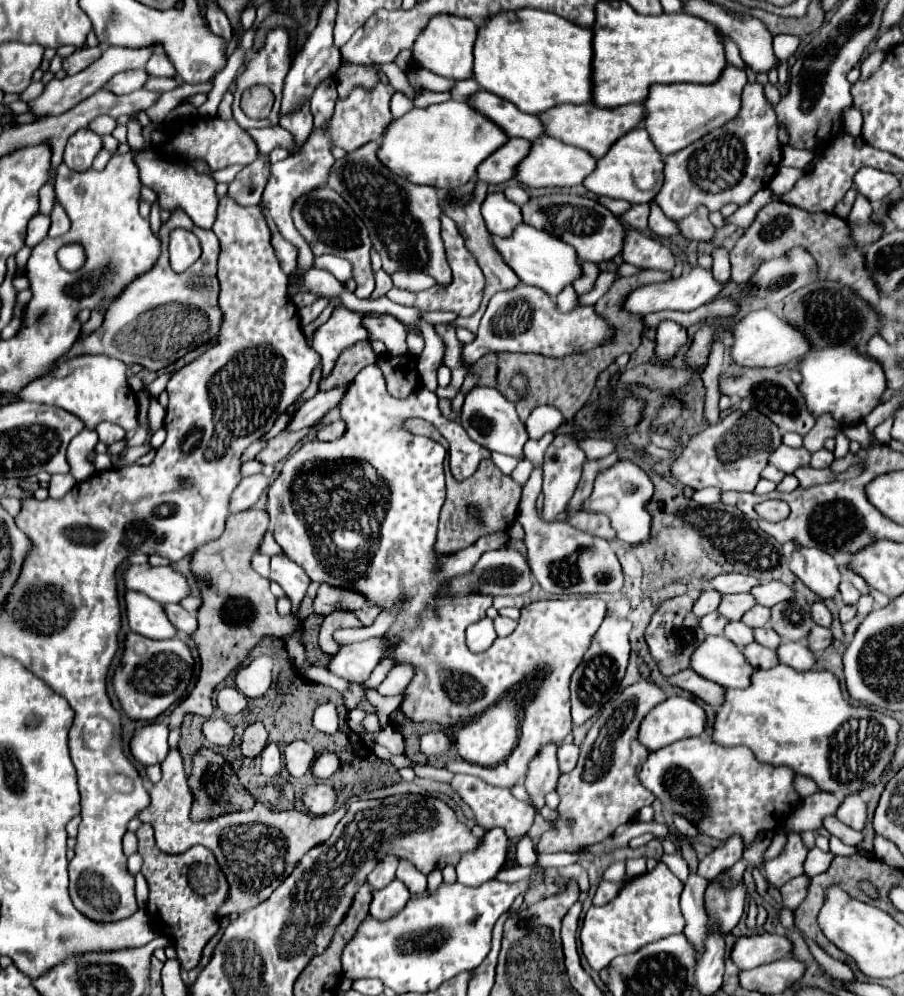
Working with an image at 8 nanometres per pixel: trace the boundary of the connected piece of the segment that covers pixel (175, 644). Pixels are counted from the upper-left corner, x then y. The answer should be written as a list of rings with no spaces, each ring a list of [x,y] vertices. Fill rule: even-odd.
[[[132,631],[126,633],[122,659],[112,675],[112,687],[122,711],[134,721],[150,721],[158,717],[184,695],[188,681],[192,679],[192,667],[194,659],[190,649],[180,639],[154,641]]]

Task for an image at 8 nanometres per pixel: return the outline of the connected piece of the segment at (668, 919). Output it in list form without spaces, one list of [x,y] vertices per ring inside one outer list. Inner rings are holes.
[[[658,863],[654,871],[626,881],[620,893],[610,903],[602,907],[590,907],[580,933],[582,951],[590,967],[602,971],[618,955],[634,953],[652,941],[658,941],[674,933],[682,933],[684,915],[680,911],[680,893],[680,879],[674,877],[664,863]]]

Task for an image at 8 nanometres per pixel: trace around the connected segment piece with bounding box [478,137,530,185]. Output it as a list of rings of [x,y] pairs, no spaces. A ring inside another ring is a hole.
[[[510,137],[500,149],[496,149],[496,153],[492,153],[488,159],[484,159],[484,163],[480,163],[478,179],[488,185],[500,185],[510,181],[514,177],[516,165],[526,157],[528,149],[528,139]]]

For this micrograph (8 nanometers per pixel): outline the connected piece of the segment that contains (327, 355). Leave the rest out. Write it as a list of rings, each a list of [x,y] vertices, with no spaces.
[[[344,307],[334,309],[332,317],[324,325],[320,325],[312,335],[312,347],[322,357],[320,379],[326,379],[332,373],[336,359],[344,349],[356,345],[358,341],[366,341],[368,337],[370,335],[362,325],[360,313],[352,313],[350,309]]]

